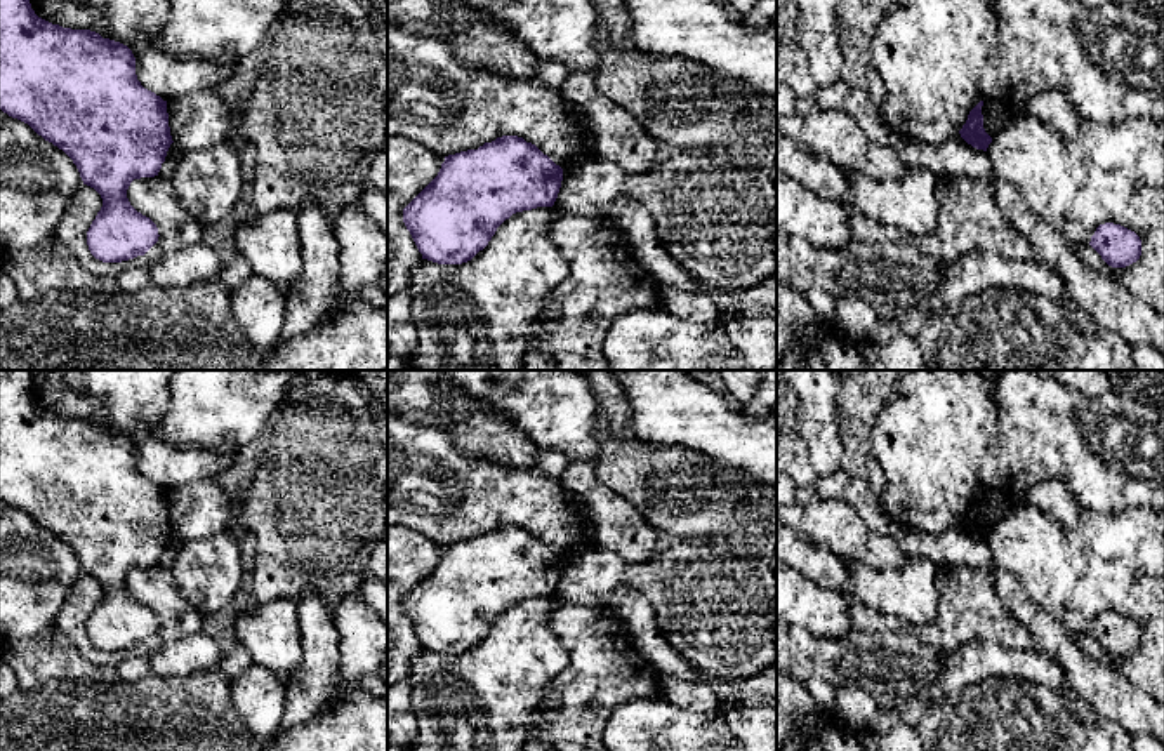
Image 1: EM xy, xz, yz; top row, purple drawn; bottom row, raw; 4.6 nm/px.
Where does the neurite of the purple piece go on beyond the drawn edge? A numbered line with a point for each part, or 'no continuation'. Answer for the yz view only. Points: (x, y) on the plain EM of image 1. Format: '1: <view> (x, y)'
no continuation

